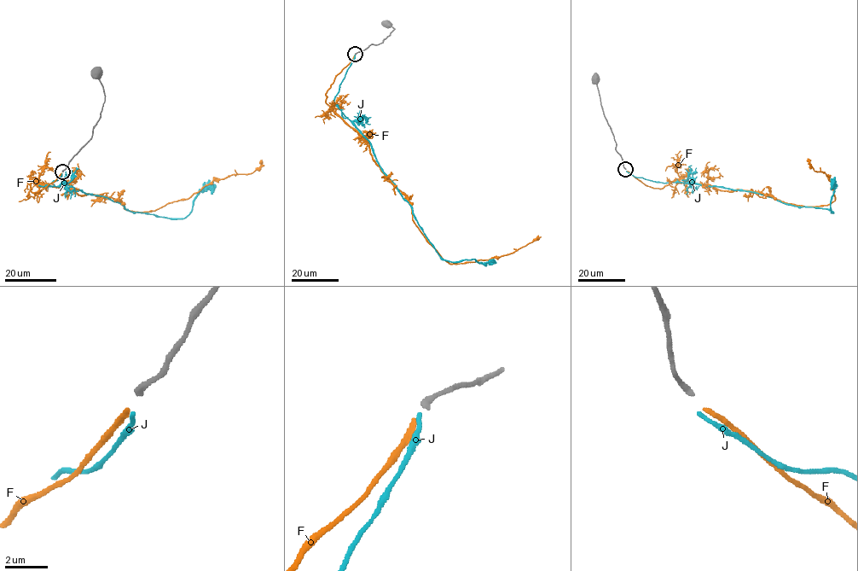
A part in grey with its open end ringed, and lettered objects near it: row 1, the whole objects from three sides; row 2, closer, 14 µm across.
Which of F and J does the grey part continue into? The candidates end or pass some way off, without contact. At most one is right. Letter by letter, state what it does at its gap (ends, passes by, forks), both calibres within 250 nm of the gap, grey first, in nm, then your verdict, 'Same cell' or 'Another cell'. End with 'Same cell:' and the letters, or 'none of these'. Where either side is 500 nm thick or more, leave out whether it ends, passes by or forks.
F: It ends there. Thickness 280 nm (grey) against 240 nm. Same cell
J: It ends there. Thickness 280 nm (grey) against 180 nm. Another cell
Same cell: F

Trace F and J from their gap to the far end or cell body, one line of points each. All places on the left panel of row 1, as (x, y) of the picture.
F: (61, 173), (31, 189), (41, 182), (154, 211), (214, 180), (251, 174), (262, 160)
J: (61, 173), (39, 185), (80, 189), (167, 218), (186, 218), (204, 188), (212, 194)

